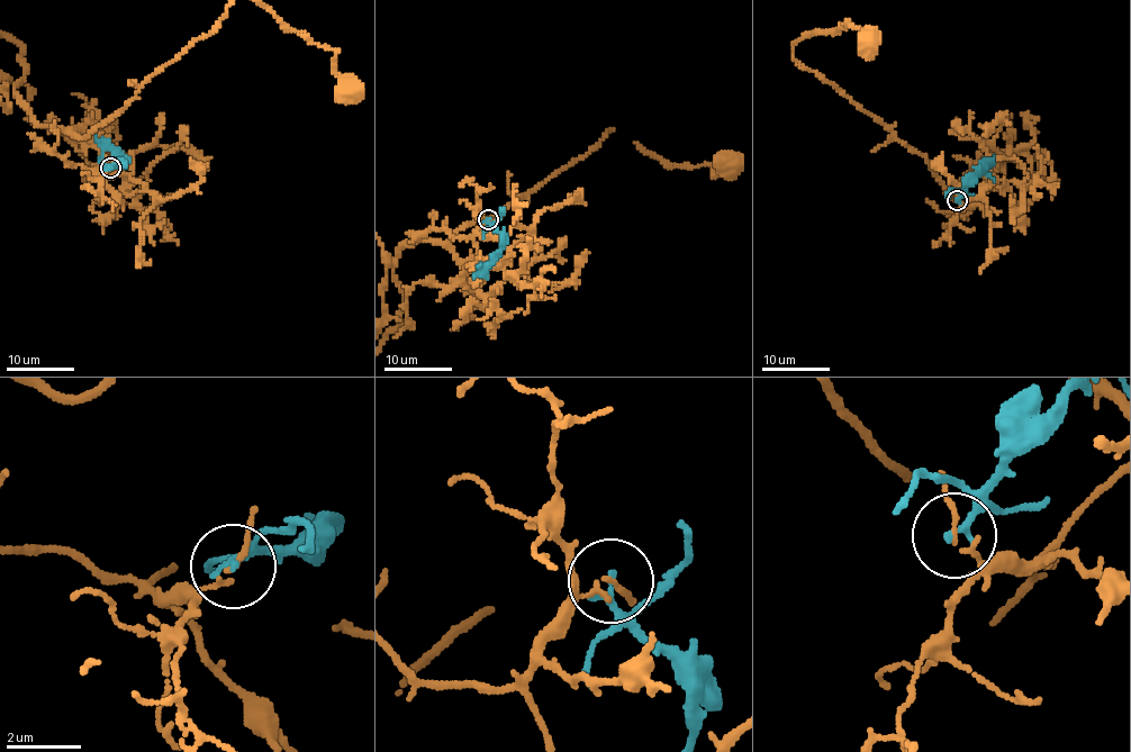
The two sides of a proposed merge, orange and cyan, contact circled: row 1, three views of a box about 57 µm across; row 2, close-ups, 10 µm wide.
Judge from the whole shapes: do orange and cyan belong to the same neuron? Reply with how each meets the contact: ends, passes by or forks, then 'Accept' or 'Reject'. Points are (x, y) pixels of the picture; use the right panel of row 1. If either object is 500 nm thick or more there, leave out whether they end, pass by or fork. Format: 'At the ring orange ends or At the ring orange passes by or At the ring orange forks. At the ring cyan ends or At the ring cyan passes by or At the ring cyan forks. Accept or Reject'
At the ring orange passes by. At the ring cyan ends. Reject

